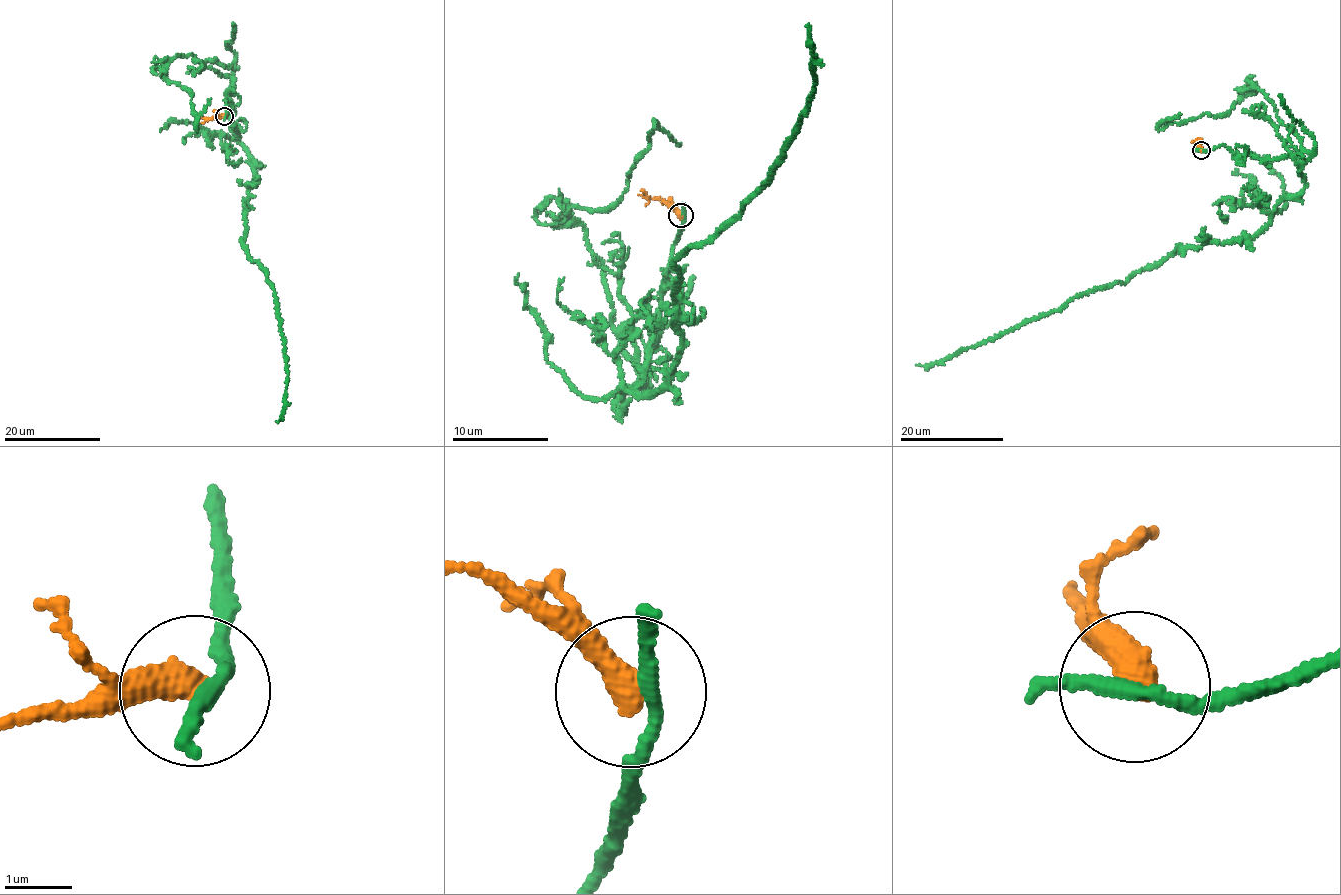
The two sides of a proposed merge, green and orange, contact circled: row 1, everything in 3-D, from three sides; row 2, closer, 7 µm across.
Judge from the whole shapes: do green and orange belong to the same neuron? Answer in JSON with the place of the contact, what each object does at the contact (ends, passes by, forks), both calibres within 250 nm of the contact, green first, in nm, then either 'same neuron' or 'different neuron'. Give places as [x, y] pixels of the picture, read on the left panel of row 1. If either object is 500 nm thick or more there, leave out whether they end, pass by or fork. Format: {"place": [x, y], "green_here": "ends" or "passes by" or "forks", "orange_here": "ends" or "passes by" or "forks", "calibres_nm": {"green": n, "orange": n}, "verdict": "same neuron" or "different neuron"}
{"place": [224, 116], "green_here": "passes by", "orange_here": "ends", "calibres_nm": {"green": 200, "orange": 460}, "verdict": "different neuron"}

